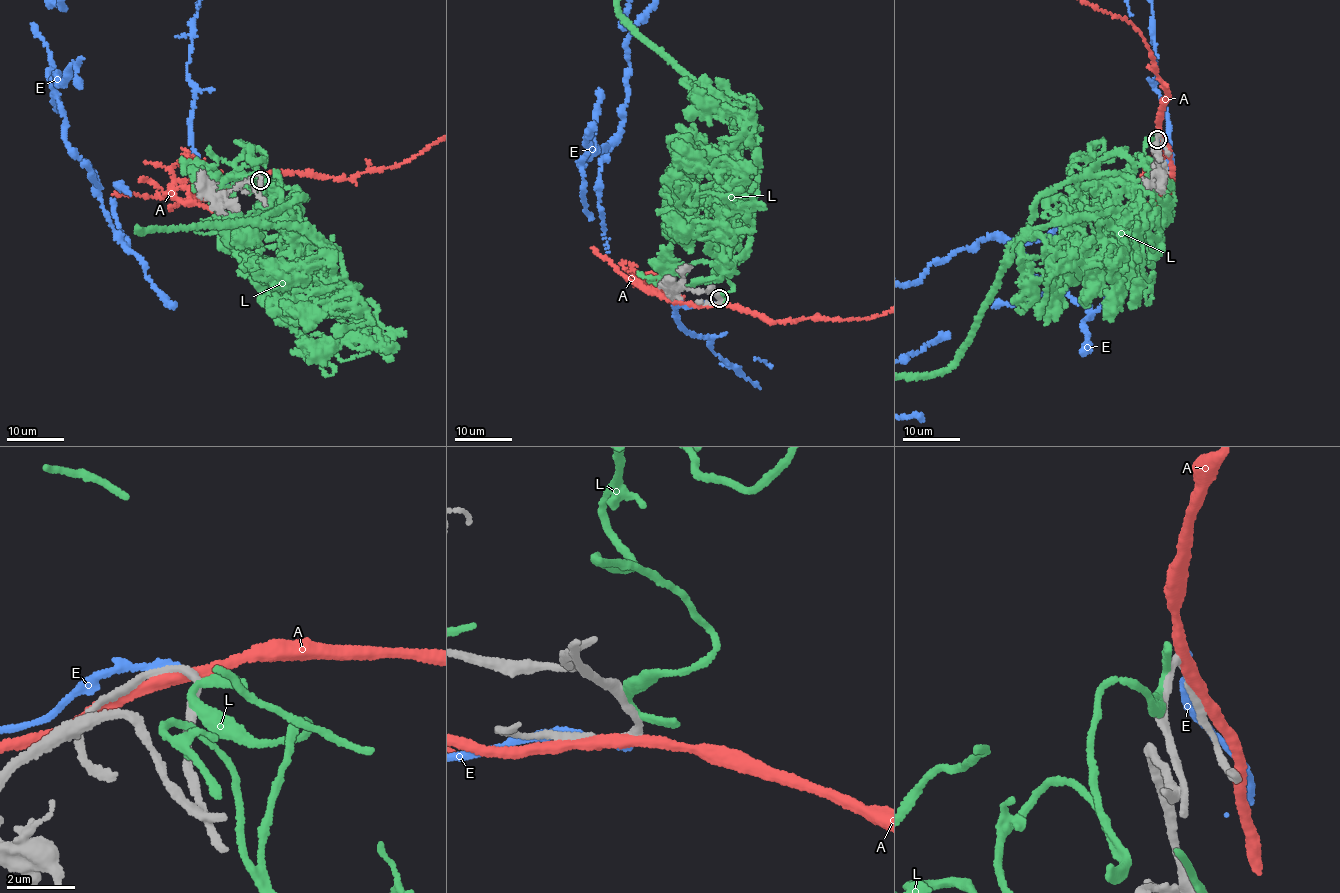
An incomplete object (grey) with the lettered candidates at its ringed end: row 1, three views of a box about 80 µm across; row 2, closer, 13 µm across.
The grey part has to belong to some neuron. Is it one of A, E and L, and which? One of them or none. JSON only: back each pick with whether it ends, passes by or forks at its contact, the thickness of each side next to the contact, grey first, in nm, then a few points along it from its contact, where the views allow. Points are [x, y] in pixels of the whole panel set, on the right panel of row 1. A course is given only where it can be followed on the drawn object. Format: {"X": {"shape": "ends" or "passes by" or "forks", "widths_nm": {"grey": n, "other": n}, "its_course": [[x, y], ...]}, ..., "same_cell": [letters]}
{"L": {"shape": "passes by", "widths_nm": {"grey": 220, "other": 280}}, "same_cell": ["L"]}

